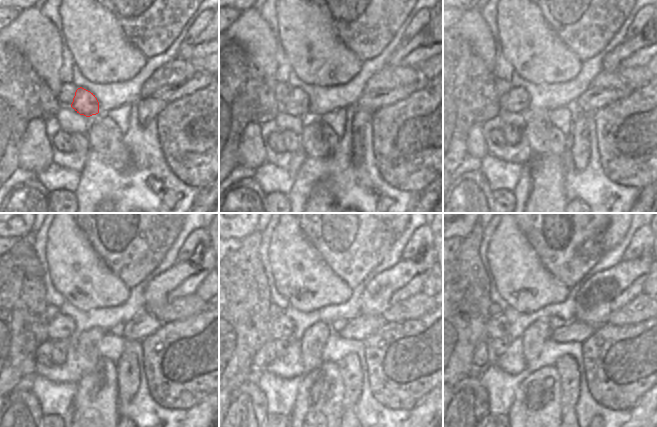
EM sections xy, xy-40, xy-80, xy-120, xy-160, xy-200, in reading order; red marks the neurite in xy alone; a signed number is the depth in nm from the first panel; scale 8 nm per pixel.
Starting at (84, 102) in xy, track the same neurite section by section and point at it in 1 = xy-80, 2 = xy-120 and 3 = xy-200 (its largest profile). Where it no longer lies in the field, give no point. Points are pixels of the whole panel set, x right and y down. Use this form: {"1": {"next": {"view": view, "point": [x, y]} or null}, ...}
{"1": {"next": {"view": "xy-80", "point": [517, 100]}}, "2": {"next": {"view": "xy-120", "point": [63, 326]}}, "3": {"next": {"view": "xy-200", "point": [498, 326]}}}

